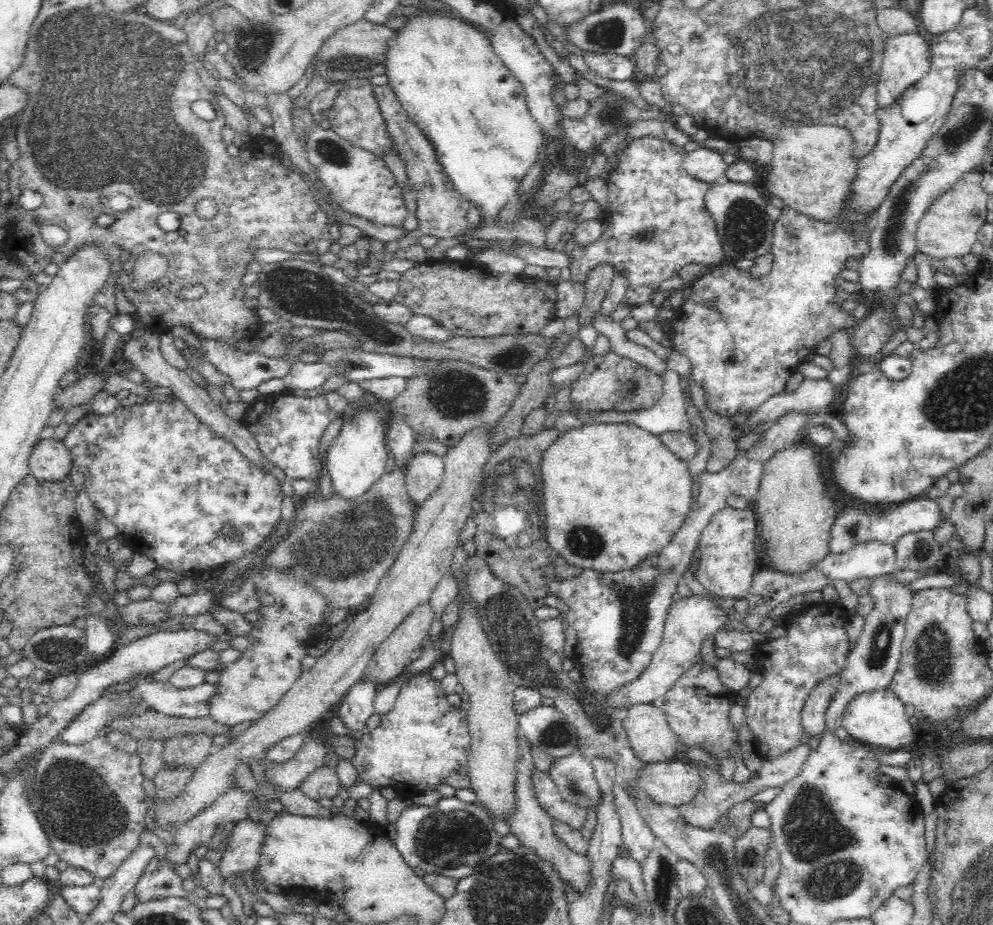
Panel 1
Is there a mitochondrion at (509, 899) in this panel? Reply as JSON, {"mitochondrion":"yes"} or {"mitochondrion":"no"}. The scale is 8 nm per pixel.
{"mitochondrion":"yes"}

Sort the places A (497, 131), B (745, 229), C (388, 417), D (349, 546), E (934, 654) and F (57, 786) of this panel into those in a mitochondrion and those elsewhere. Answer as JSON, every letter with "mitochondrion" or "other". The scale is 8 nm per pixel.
{"A":"mitochondrion","B":"mitochondrion","C":"other","D":"mitochondrion","E":"mitochondrion","F":"mitochondrion"}

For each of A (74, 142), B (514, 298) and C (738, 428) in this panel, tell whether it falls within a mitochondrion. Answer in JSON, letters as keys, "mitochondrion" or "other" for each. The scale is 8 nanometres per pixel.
{"A":"mitochondrion","B":"other","C":"other"}

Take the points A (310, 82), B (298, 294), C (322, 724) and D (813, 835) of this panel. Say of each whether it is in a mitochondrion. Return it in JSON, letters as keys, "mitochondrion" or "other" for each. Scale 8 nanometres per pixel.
{"A":"other","B":"mitochondrion","C":"other","D":"mitochondrion"}

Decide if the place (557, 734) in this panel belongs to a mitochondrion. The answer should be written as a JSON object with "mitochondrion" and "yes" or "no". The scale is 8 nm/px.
{"mitochondrion":"yes"}

